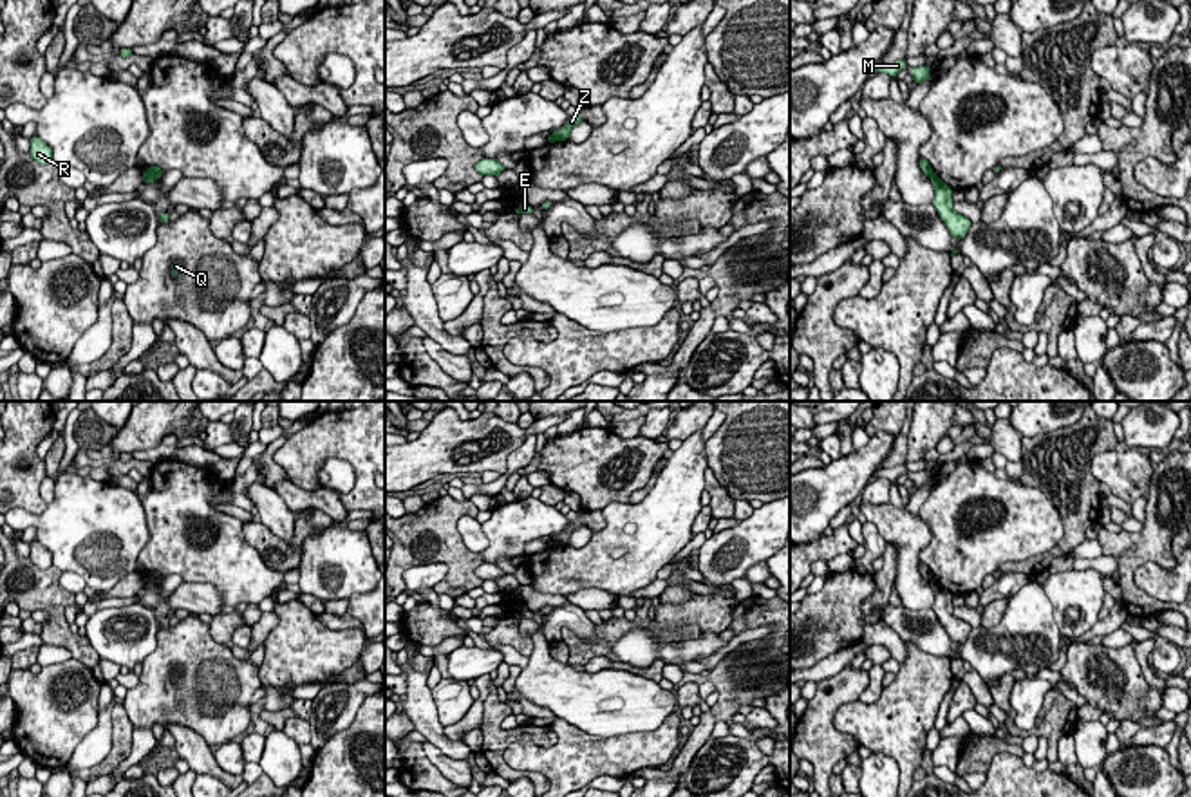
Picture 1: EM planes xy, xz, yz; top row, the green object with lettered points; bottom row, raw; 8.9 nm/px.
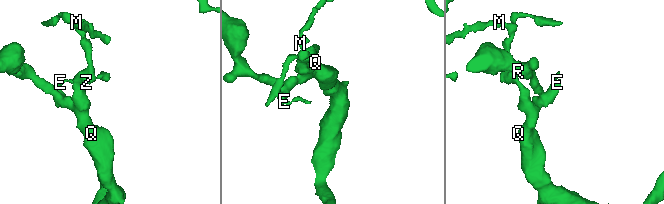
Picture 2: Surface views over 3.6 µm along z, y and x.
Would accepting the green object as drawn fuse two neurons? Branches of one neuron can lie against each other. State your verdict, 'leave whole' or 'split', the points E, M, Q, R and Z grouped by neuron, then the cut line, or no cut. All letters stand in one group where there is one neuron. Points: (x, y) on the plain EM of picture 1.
split; groups E Q R / M Z; cut xy (145, 575), (156, 584)

